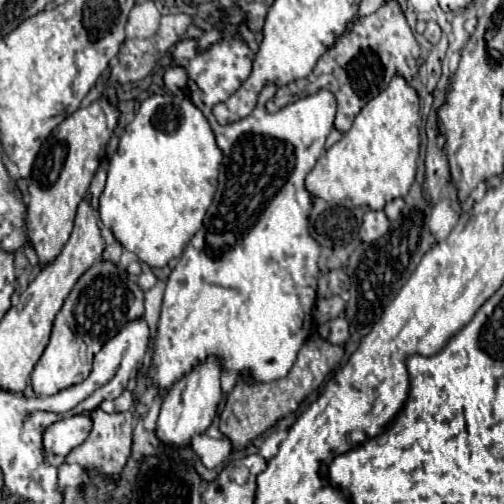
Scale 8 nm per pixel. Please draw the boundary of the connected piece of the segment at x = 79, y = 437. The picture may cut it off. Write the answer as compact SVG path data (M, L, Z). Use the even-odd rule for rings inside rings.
M71 416L63 418L55 424L51 424L43 432L43 452L45 456L57 454L57 456L67 456L73 448L77 448L85 438L89 436L89 416Z

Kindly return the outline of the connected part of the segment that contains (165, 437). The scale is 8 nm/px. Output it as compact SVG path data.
M207 358L201 366L191 370L169 390L169 394L163 400L163 406L157 418L157 428L155 428L155 434L161 444L171 448L181 448L181 446L187 446L195 434L203 434L209 428L209 424L215 418L217 404L221 400L221 386L219 386L221 374L223 370L217 358Z

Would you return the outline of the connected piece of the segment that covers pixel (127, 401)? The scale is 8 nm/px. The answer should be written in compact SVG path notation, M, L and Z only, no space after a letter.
M125 390L119 398L115 398L111 402L107 402L107 400L101 402L99 408L105 412L127 412L133 408L133 394L129 390Z

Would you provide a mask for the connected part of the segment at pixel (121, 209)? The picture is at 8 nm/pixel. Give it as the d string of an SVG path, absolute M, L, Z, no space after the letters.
M175 94L149 96L141 102L135 120L125 128L119 146L109 160L107 184L99 196L99 218L117 242L137 254L141 262L151 268L167 266L169 260L179 258L185 244L201 228L201 220L217 190L217 168L221 164L221 150L217 150L213 130L201 110L187 98Z

